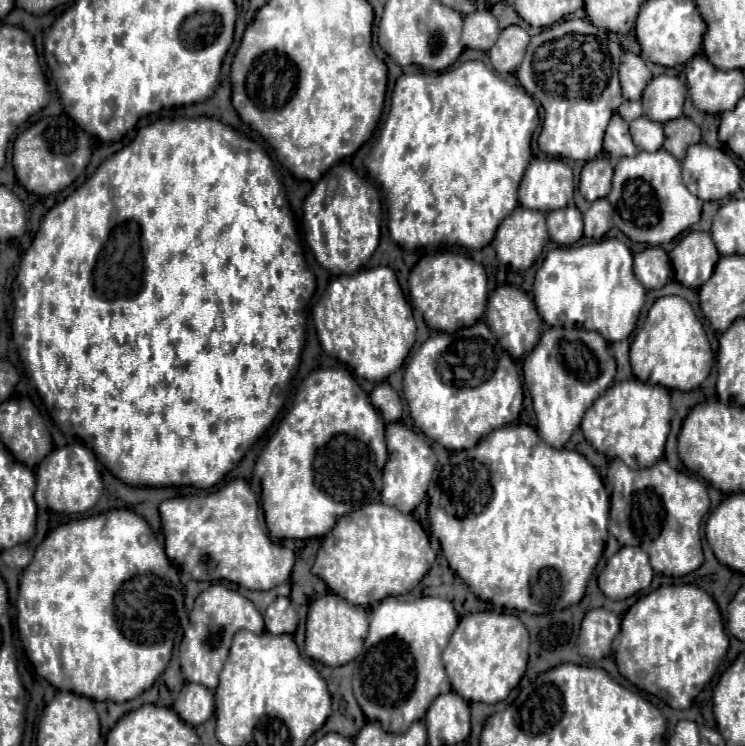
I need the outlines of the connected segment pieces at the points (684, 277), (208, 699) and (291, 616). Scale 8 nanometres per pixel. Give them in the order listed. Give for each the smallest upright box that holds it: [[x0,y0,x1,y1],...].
[[670,231,718,289],[172,683,214,727],[264,597,298,635]]

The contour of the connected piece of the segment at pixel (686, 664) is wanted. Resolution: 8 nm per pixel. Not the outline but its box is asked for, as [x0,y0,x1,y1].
[612,585,728,709]

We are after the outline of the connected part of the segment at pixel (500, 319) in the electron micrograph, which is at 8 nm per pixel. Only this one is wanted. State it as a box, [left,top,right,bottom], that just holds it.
[486,285,542,359]

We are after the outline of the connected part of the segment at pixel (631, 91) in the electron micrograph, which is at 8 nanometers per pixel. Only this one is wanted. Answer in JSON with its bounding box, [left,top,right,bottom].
[620,53,652,99]

